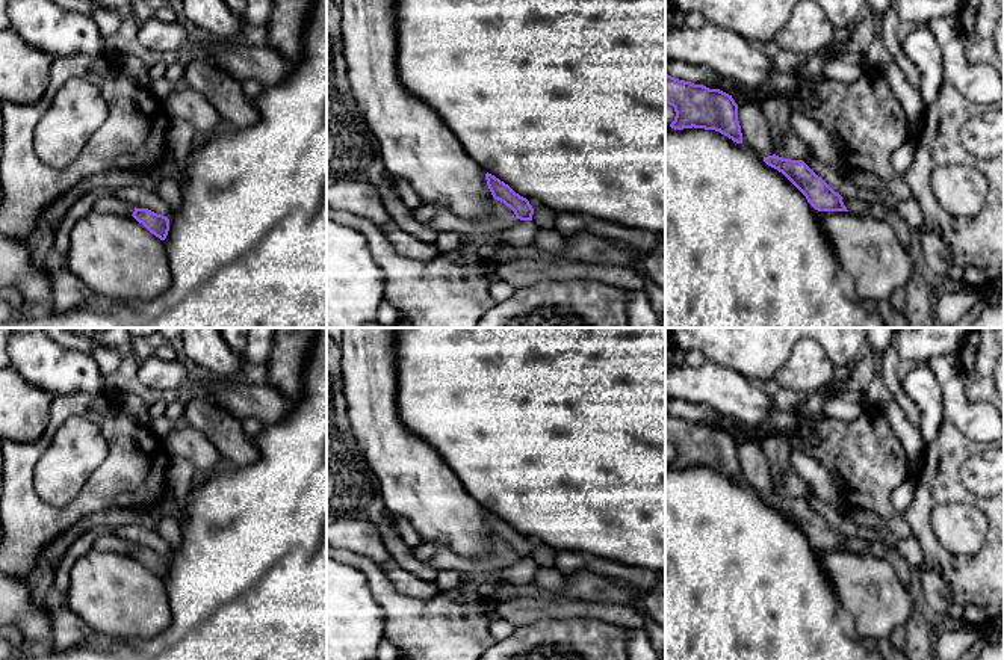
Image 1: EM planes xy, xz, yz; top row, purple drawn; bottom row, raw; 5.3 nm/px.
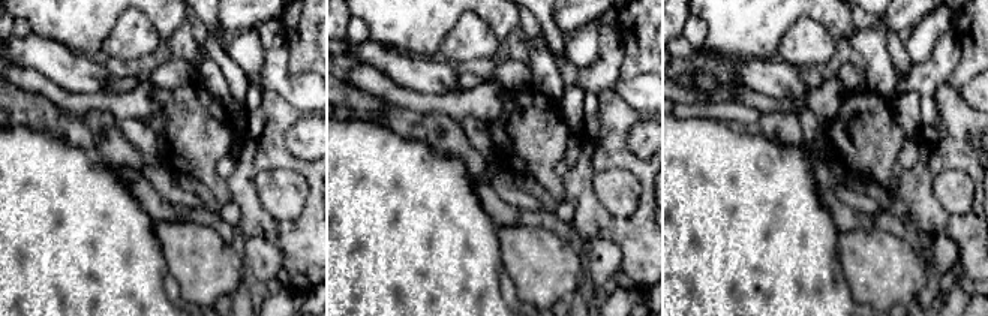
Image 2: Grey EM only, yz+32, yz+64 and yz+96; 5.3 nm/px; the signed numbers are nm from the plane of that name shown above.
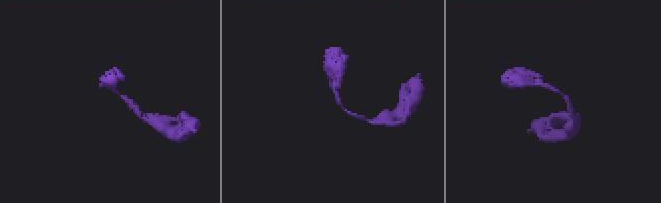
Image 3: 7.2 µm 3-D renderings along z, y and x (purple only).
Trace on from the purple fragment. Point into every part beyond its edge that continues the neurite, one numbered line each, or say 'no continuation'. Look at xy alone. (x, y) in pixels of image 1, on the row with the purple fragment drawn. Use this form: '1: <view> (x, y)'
no continuation

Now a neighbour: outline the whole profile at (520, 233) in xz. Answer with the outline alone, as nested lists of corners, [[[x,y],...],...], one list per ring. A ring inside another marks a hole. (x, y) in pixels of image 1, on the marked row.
[[[516,219],[502,234],[510,246],[535,246],[540,228],[532,221]]]

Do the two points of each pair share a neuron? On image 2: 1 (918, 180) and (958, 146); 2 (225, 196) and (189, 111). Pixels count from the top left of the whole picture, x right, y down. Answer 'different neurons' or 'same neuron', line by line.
1: same neuron
2: same neuron

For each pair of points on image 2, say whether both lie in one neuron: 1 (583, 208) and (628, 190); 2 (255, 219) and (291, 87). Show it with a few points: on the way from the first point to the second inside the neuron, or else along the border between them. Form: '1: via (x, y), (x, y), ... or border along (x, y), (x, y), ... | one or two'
1: border along (595, 172), (597, 199), (616, 217), (633, 214) | two
2: border along (264, 89), (273, 89), (303, 114) | two

